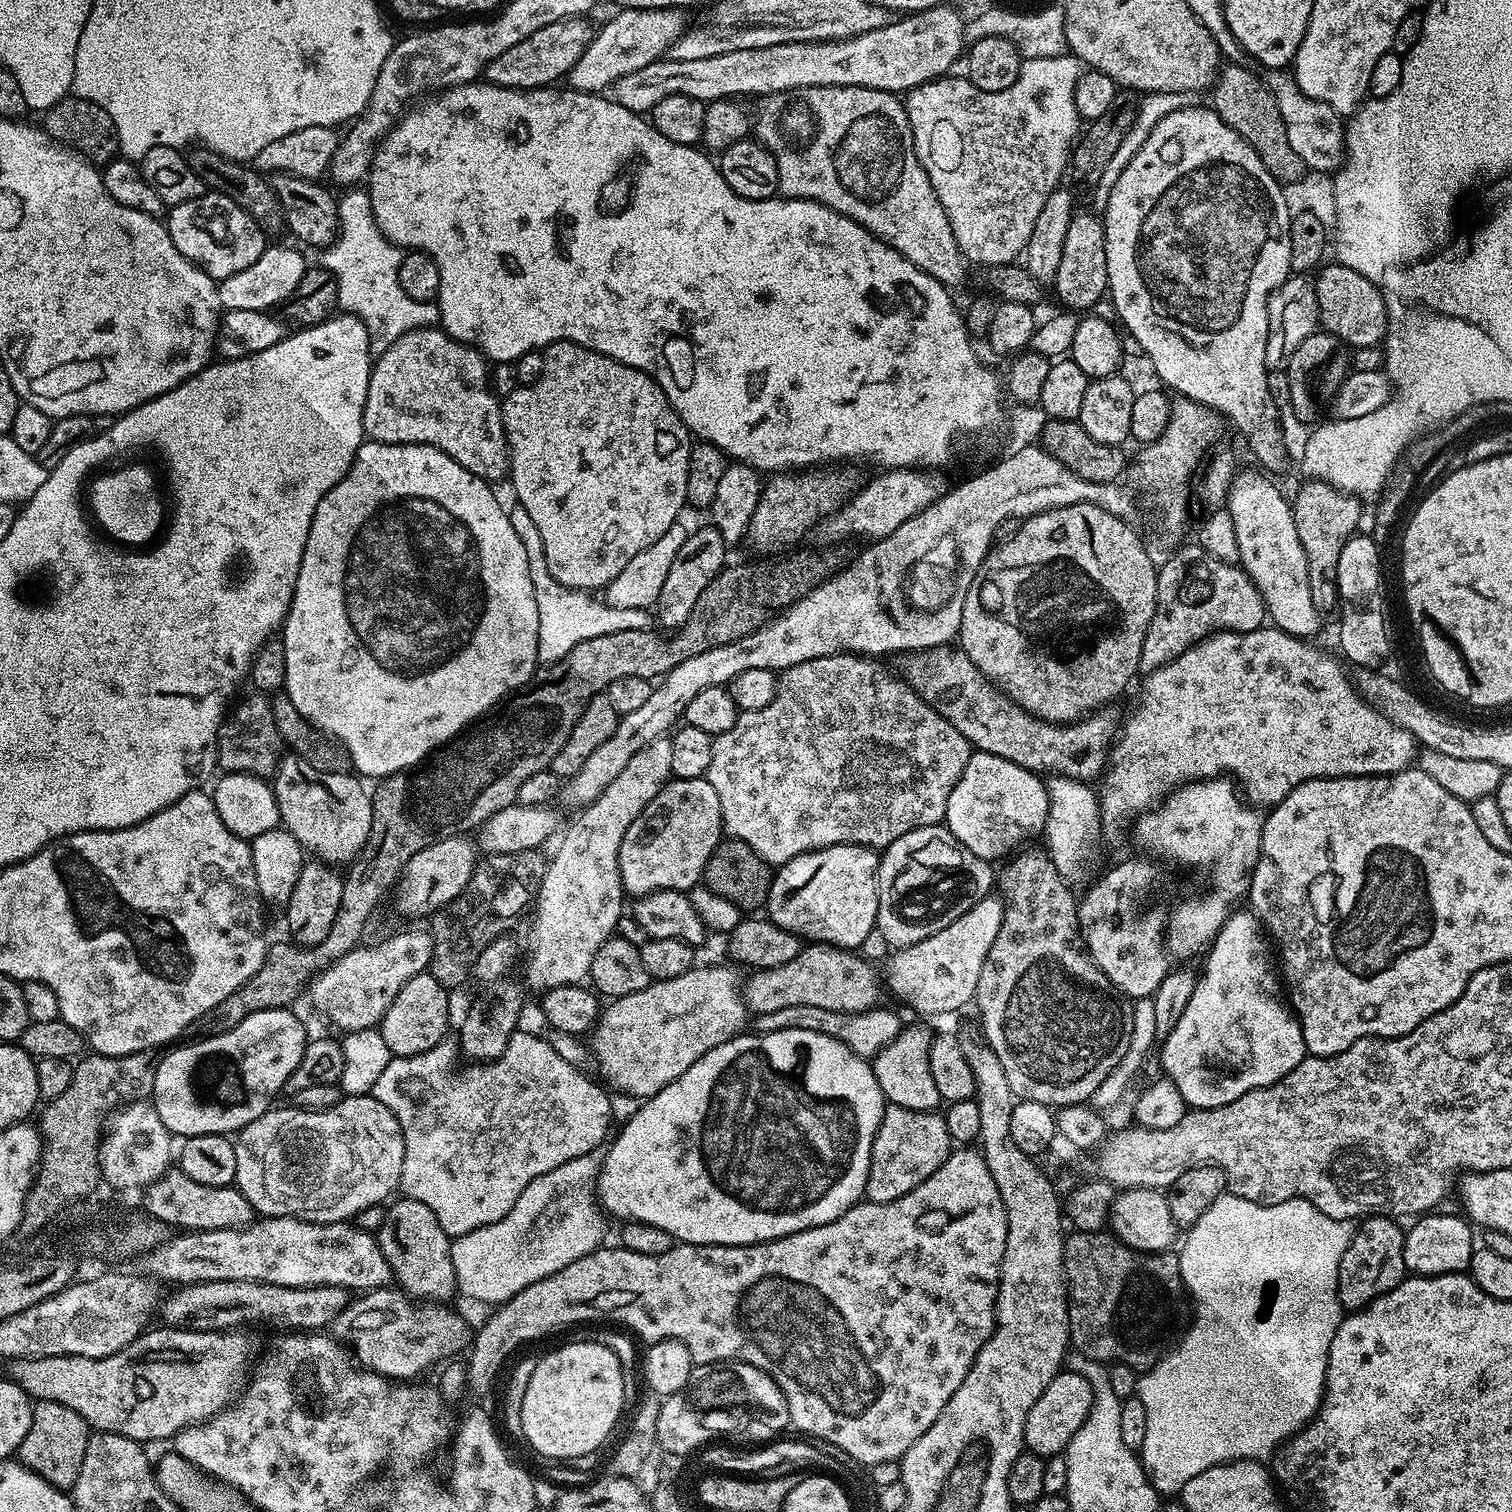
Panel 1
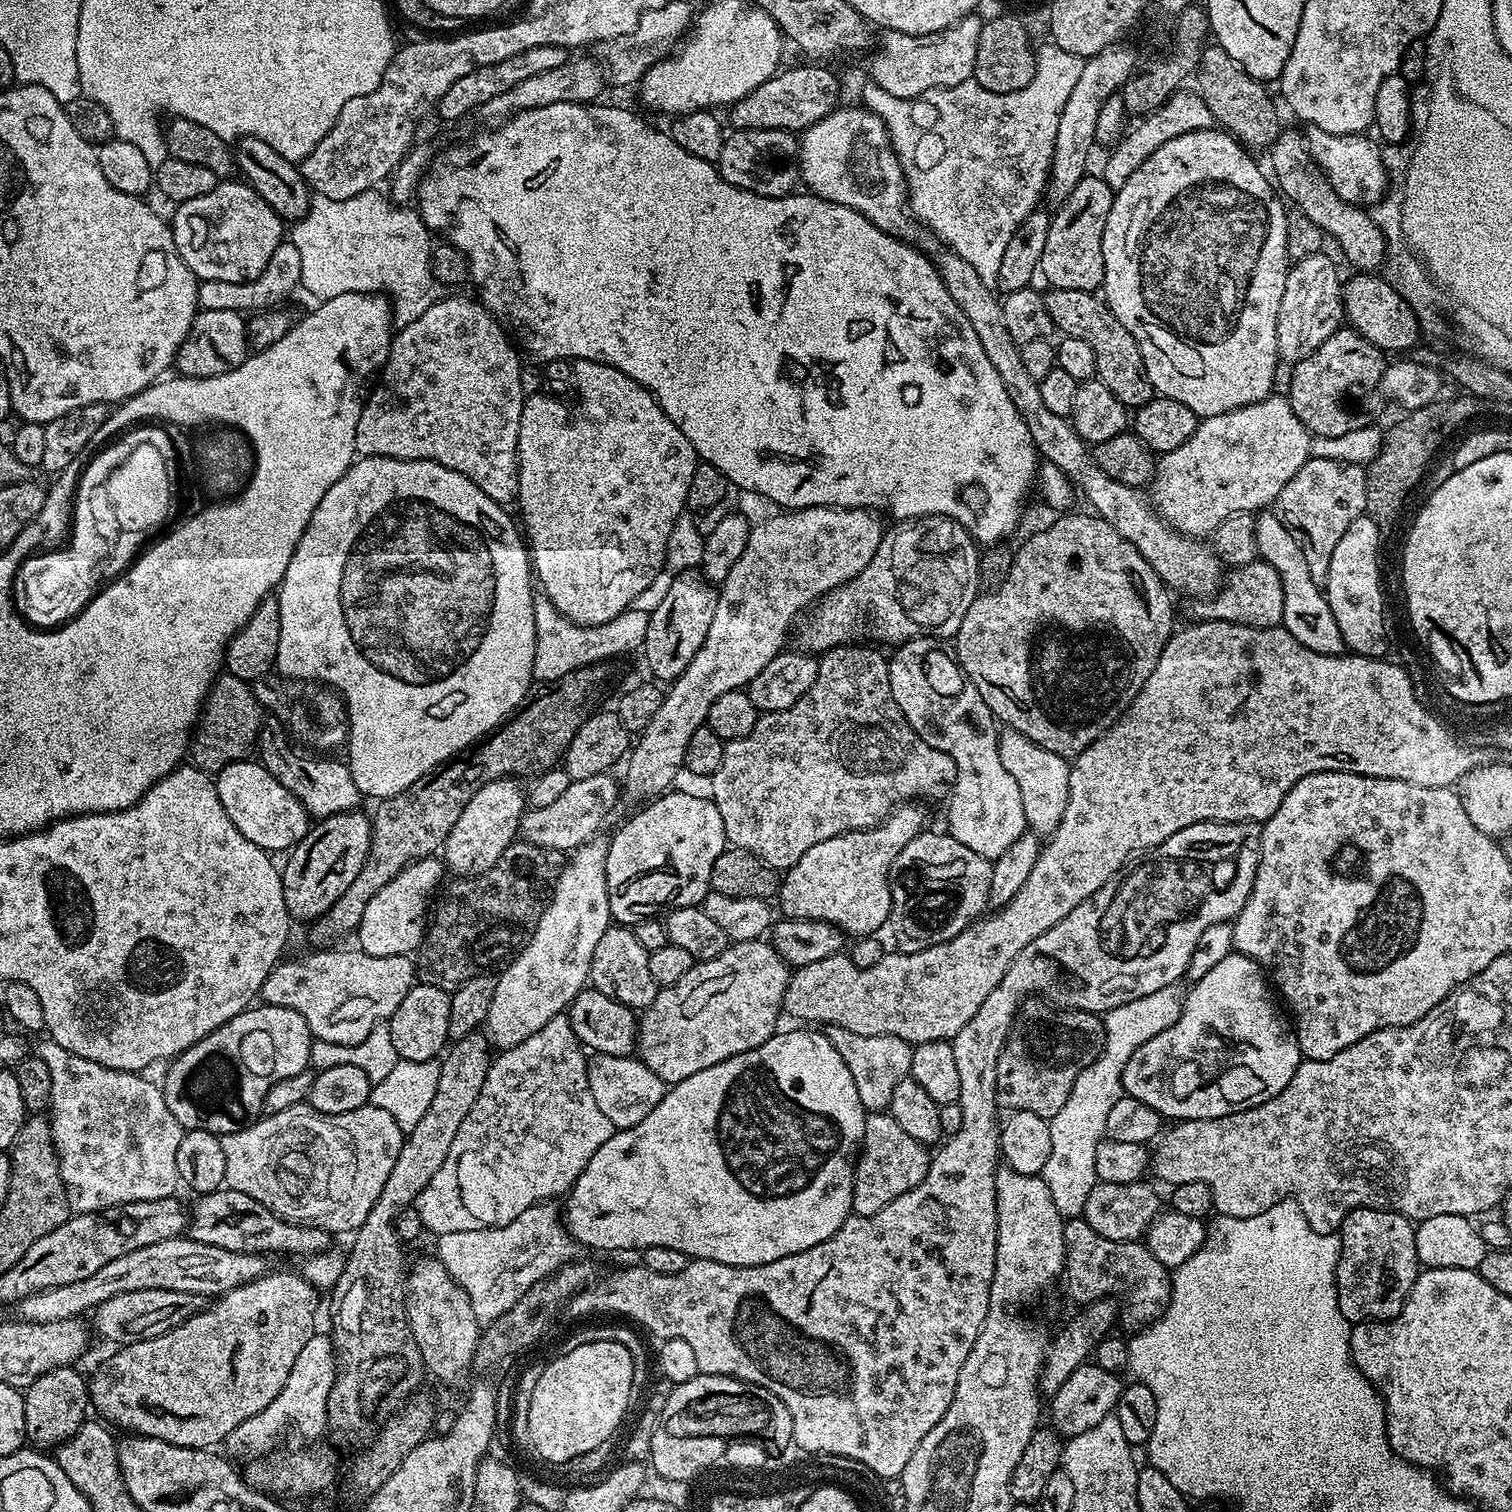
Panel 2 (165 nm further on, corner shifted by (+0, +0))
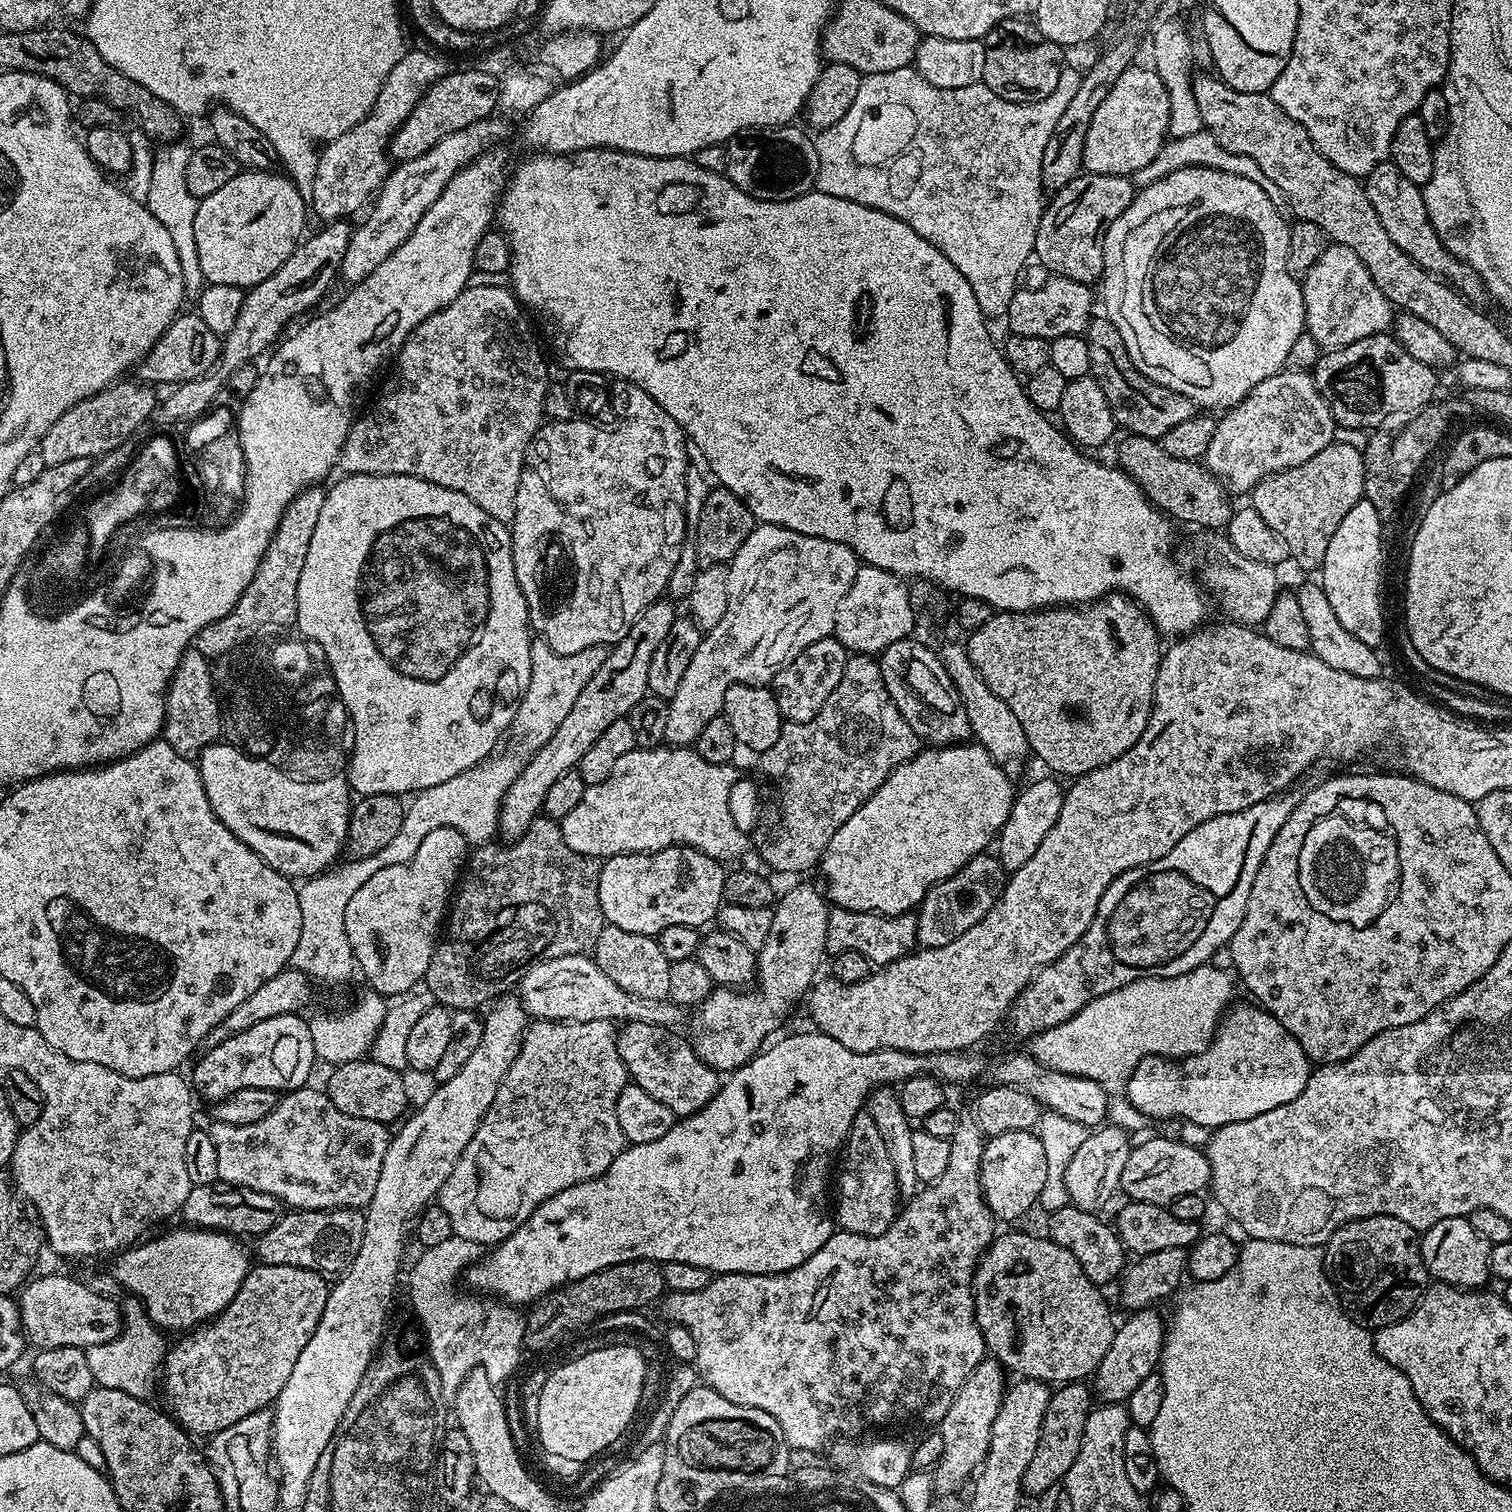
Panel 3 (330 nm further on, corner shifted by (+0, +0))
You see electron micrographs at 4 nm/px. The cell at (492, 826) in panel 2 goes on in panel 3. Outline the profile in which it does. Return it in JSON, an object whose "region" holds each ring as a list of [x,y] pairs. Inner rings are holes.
{"region":[[[661,598],[655,600],[630,626],[626,638],[622,638],[616,644],[611,645],[606,662],[598,666],[598,674],[586,682],[582,694],[578,694],[578,702],[574,702],[574,710],[566,714],[566,718],[554,730],[550,742],[530,758],[530,762],[518,774],[518,778],[506,790],[500,807],[499,835],[505,836],[505,841],[517,840],[541,815],[546,798],[546,790],[562,774],[573,771],[579,765],[582,754],[594,746],[596,739],[602,735],[606,726],[613,722],[625,719],[631,708],[649,695],[647,679],[649,677],[650,662],[654,658],[655,648],[662,646],[663,640],[670,632],[671,624],[677,620],[677,606],[671,599]]]}

